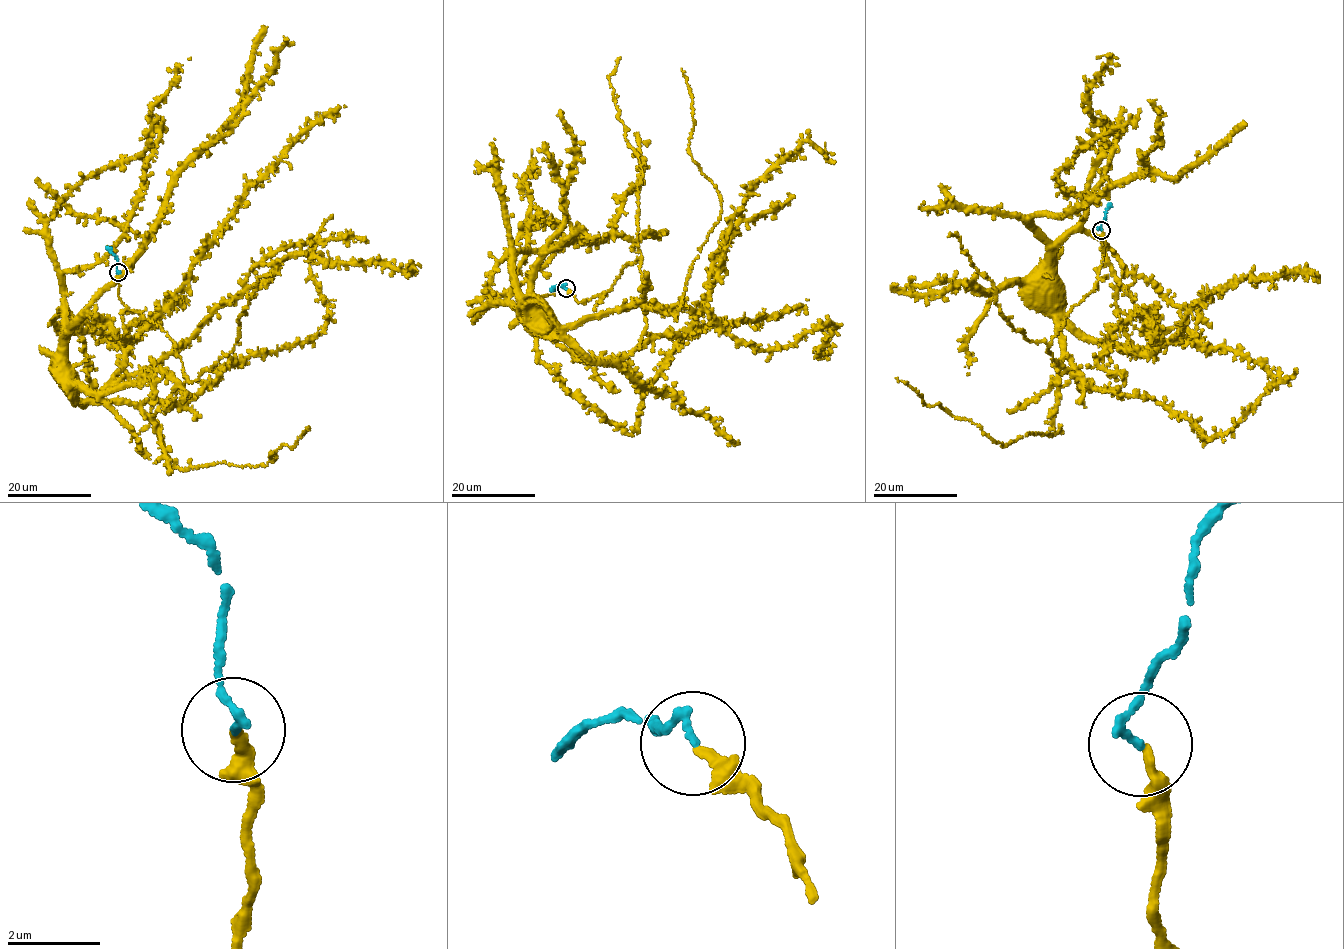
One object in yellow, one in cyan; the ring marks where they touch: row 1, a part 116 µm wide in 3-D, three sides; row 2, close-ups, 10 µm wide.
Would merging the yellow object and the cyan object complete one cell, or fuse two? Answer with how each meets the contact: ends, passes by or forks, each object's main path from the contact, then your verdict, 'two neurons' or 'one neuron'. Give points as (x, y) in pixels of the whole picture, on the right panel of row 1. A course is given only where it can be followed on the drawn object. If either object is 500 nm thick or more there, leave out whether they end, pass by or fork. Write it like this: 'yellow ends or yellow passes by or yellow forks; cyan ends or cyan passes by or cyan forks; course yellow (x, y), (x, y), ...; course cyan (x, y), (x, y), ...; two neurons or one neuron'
yellow ends; cyan ends; course yellow (1101, 229), (1094, 290), (1047, 351), (1066, 368), (1045, 236), (1030, 219), (1060, 218), (1148, 170), (1156, 100); course cyan (1101, 229), (1111, 204); one neuron

